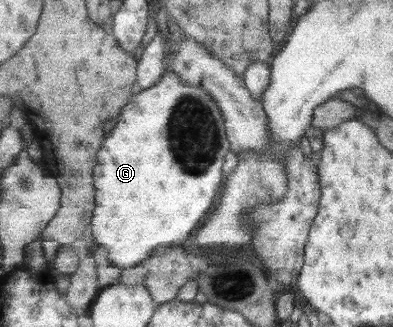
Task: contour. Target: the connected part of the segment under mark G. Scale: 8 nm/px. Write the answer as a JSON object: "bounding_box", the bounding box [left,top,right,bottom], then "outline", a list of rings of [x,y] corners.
{"bounding_box":[89,71,231,269],"outline":[[[166,71],[162,79],[151,88],[142,89],[136,92],[130,101],[123,107],[121,114],[117,117],[118,122],[106,136],[103,141],[101,150],[98,152],[98,166],[94,170],[94,185],[96,186],[96,209],[92,224],[89,227],[91,239],[98,242],[108,250],[108,257],[114,262],[119,269],[133,268],[150,258],[160,247],[175,245],[177,242],[187,240],[193,230],[199,226],[199,220],[207,214],[207,210],[215,204],[215,198],[221,190],[223,180],[223,164],[225,156],[231,151],[231,143],[227,136],[226,120],[218,105],[218,102],[212,98],[210,92],[203,87],[193,88],[186,85],[184,80],[174,72]]]}

